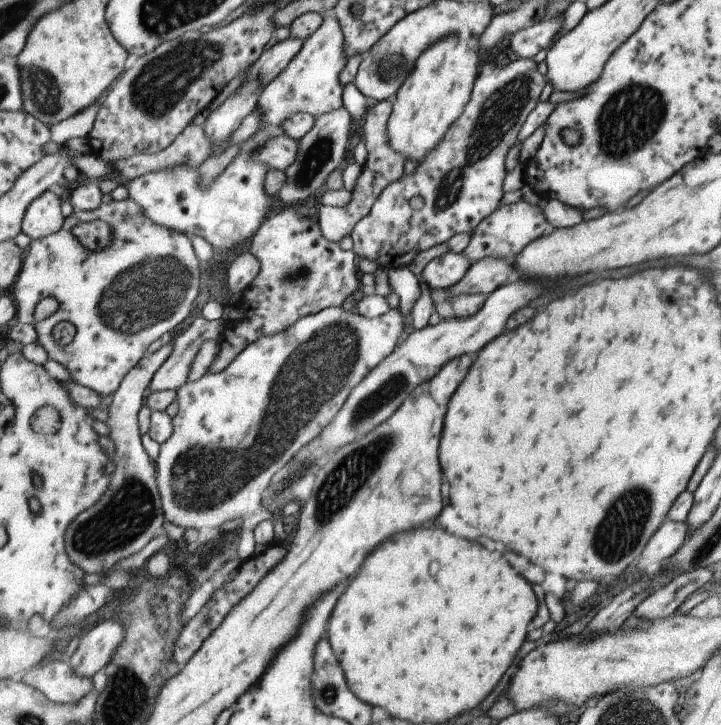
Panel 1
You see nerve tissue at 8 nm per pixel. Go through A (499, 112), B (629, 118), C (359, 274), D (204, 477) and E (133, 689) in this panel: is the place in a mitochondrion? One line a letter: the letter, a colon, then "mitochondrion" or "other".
A: mitochondrion
B: mitochondrion
C: other
D: mitochondrion
E: mitochondrion

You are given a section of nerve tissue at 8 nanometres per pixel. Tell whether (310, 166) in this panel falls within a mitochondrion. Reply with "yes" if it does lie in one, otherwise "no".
yes

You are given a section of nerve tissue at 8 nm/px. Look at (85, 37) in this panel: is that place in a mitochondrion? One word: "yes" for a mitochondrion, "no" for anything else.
no

